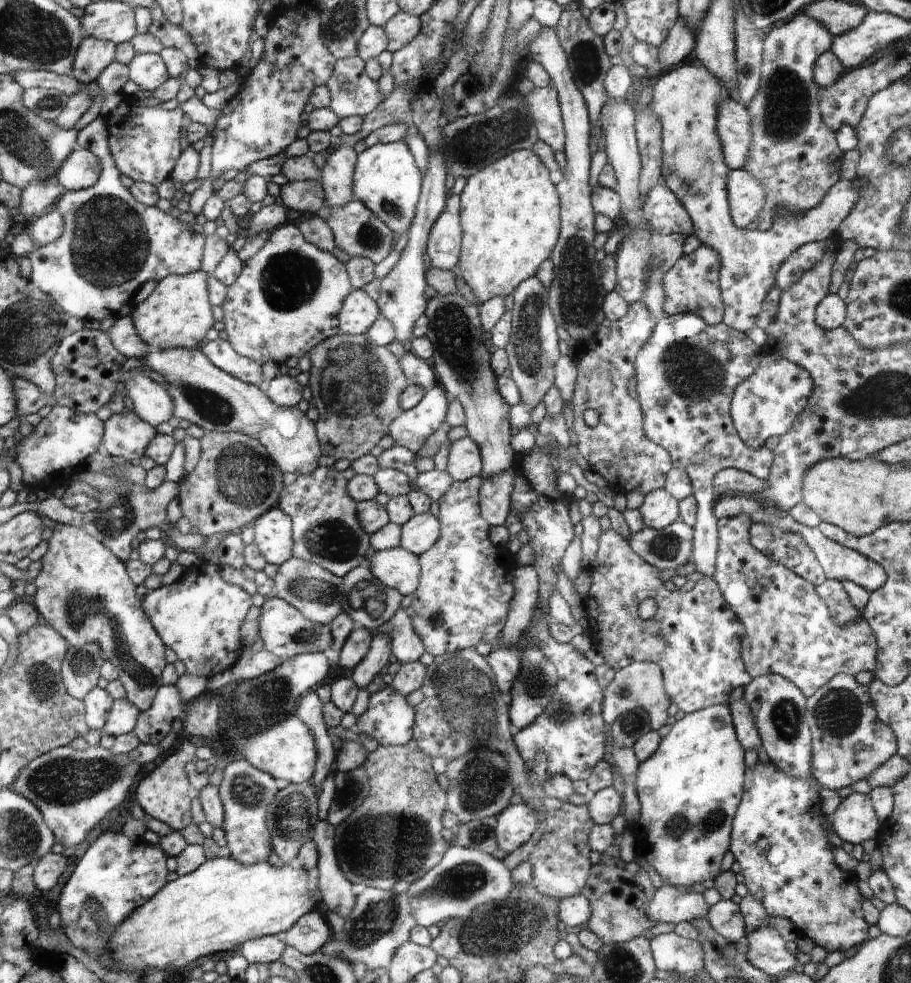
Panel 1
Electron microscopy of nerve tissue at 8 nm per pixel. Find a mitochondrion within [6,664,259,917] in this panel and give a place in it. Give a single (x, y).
(66, 780)

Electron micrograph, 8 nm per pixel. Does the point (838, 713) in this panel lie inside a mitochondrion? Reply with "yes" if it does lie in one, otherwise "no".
yes

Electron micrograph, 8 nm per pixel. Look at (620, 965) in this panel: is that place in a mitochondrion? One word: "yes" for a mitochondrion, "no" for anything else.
yes

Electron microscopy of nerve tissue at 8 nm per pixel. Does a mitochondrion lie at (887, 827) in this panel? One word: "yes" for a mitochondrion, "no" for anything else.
no

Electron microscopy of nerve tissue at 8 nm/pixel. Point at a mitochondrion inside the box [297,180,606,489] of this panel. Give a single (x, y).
(353, 380)

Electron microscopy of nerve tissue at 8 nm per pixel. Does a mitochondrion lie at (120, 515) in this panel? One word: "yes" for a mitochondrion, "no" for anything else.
yes

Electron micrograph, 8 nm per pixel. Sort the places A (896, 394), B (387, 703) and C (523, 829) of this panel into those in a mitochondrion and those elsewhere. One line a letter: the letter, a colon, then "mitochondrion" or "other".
A: mitochondrion
B: other
C: other

